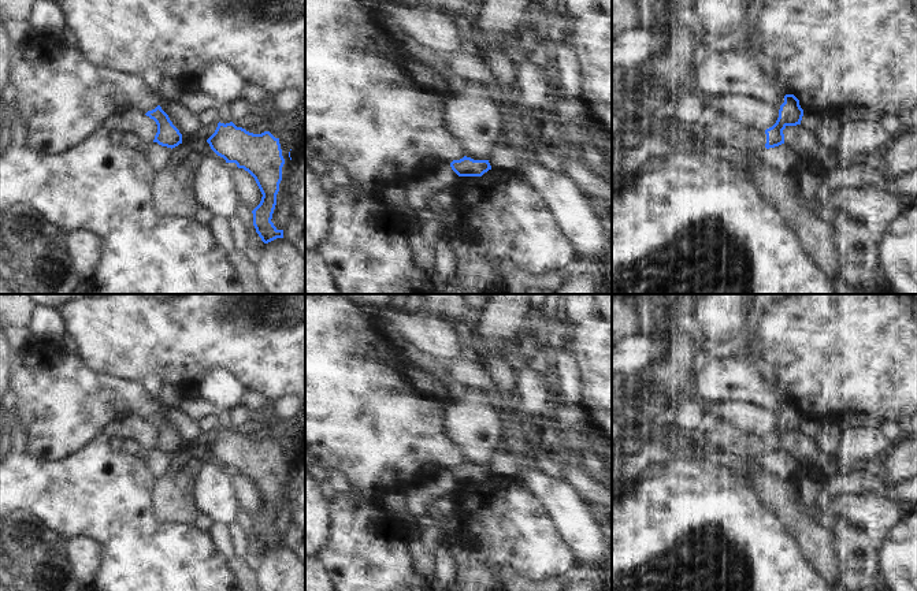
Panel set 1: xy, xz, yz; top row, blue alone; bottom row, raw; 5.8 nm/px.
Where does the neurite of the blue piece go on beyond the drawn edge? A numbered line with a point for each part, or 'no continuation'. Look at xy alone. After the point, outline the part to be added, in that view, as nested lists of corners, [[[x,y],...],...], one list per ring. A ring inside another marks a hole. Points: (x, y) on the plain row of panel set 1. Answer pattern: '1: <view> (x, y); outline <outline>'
no continuation

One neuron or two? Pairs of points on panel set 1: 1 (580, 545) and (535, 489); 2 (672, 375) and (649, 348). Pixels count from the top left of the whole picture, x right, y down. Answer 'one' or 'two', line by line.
1: one
2: two

